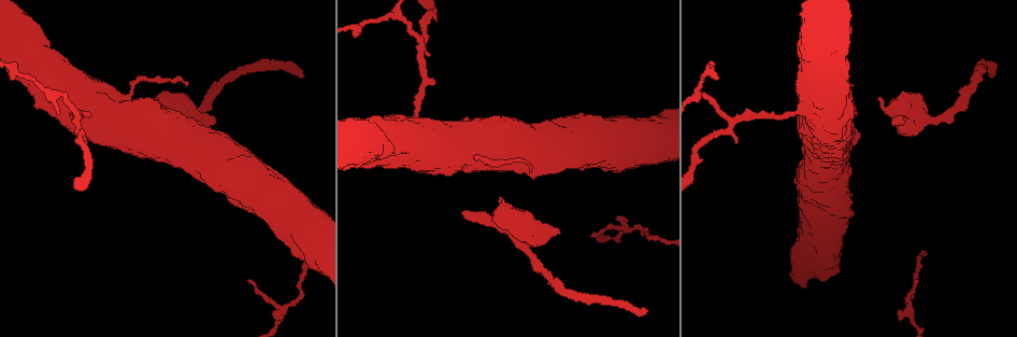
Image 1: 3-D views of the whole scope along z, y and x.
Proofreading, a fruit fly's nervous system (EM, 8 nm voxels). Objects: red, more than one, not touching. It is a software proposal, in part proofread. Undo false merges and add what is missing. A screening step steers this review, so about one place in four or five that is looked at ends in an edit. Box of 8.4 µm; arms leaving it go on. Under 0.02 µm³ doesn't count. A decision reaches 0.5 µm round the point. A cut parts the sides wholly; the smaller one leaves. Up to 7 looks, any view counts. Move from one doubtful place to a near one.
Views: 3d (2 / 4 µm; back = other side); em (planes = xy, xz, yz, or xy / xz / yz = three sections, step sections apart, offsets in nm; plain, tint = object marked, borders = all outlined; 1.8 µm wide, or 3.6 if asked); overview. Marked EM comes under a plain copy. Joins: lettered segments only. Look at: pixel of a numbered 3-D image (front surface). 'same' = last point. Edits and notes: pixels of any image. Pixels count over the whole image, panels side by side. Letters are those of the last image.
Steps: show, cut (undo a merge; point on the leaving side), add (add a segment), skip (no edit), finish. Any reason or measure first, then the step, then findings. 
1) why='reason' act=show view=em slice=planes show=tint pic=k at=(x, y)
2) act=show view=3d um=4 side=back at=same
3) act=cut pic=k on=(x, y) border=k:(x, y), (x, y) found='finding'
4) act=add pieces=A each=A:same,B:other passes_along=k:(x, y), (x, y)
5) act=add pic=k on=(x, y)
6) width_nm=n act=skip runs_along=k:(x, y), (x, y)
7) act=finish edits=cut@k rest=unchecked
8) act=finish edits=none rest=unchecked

why='thick turns thin' act=show view=3d um=4 side=back pic=1 at=(790, 112)

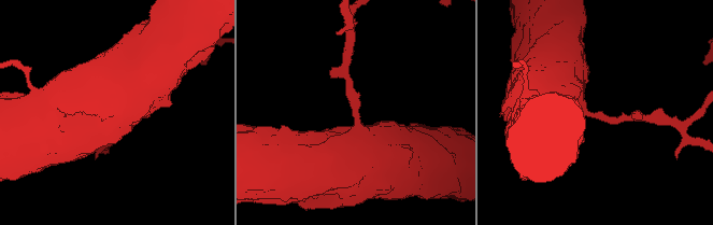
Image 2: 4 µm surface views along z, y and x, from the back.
why='now the EM' act=show view=em um=3.6 slice=planes show=borders pic=2 at=(356, 114)

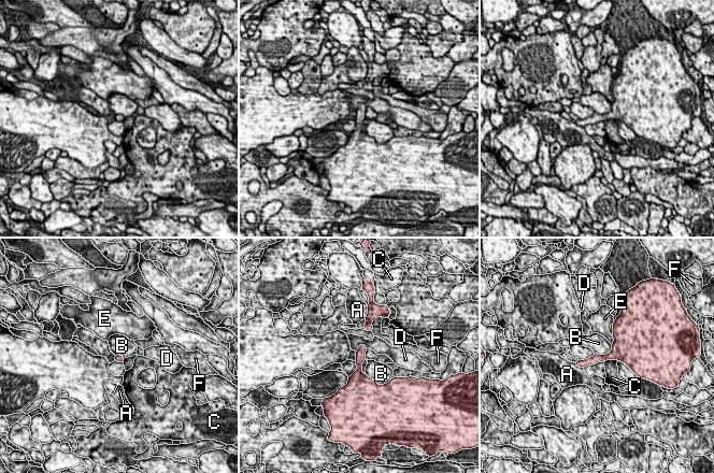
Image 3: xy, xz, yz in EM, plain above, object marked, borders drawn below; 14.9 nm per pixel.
act=skip each=A:other,B:other,C:other,D:other,E:other,F:other border=3:(366, 373), (379, 384), (388, 382) found='all the same neuron'

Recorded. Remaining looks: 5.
why='branch stops here' act=show view=3d um=2 pic=1 at=(463, 214)

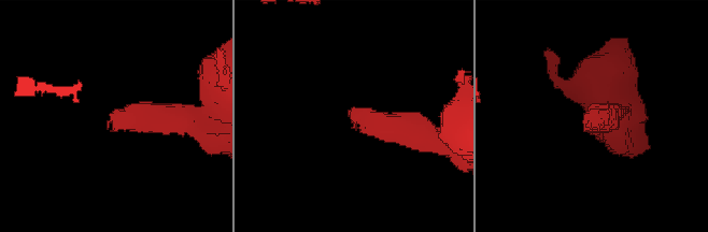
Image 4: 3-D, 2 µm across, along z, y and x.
act=show view=em slice=planes show=borders pic=4 at=(586, 126)

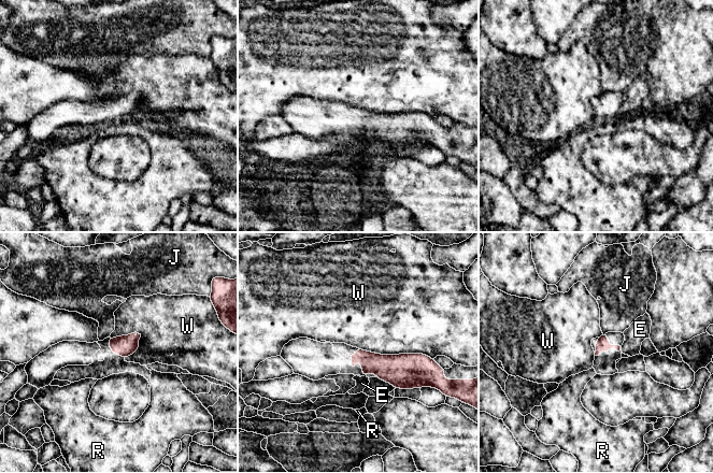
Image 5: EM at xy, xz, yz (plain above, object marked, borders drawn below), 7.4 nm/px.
act=skip each=E:other,J:other,R:other,W:other found='no lettered segment goes on from it'

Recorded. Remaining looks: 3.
why='thick end' act=show view=3d um=4 pic=1 at=(560, 233)

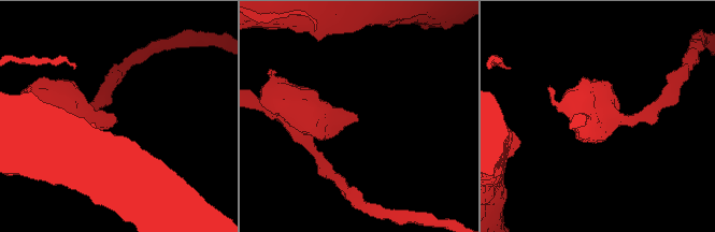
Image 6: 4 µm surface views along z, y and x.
why='now the EM' act=show view=em slice=xz step=16 show=tint pic=6 at=(355, 121)

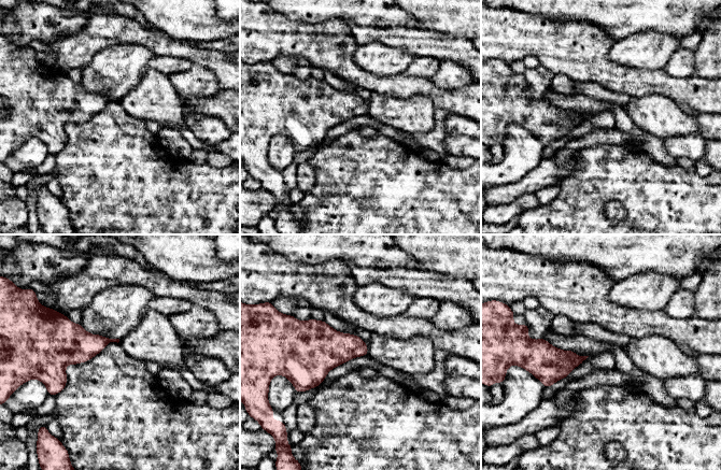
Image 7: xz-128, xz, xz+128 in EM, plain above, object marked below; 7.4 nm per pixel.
act=show view=em slice=planes show=borders at=same

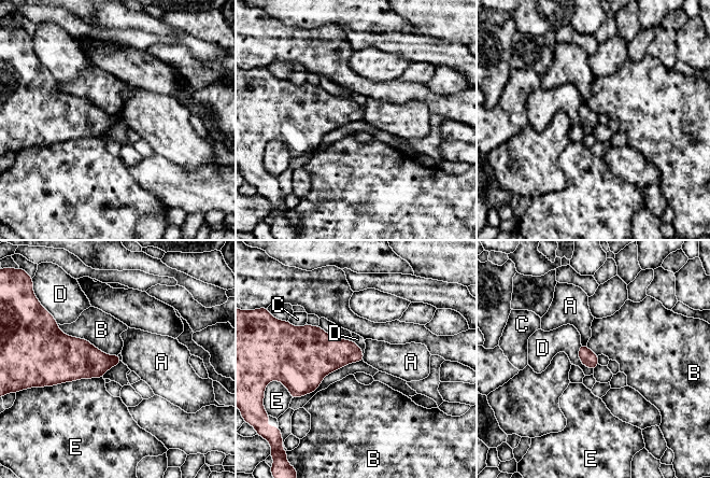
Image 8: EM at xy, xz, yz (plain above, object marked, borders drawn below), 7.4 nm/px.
act=skip each=A:other,B:other,C:other,D:other,E:other border=8:(57, 324), (117, 354) found='none of them fits'

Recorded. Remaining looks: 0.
act=finish edits=none rest=unchecked

